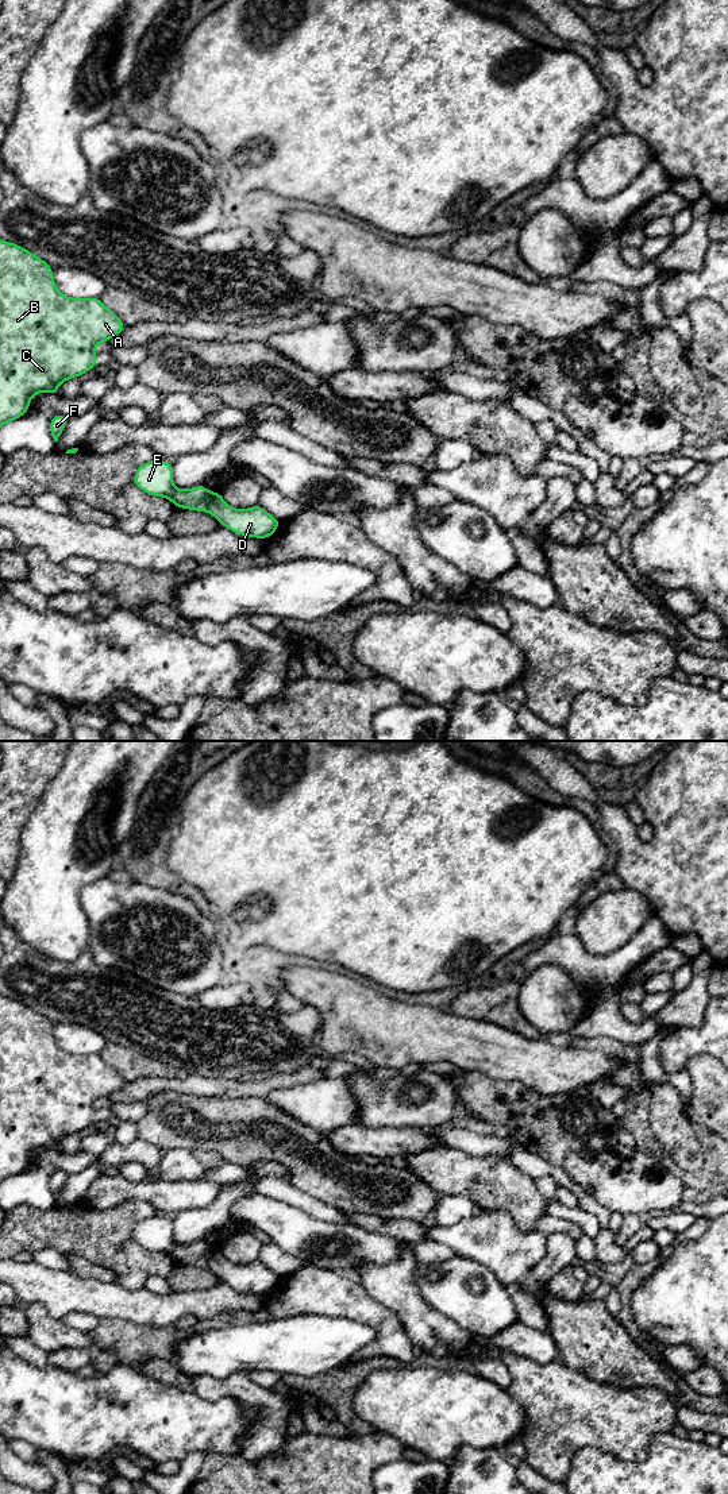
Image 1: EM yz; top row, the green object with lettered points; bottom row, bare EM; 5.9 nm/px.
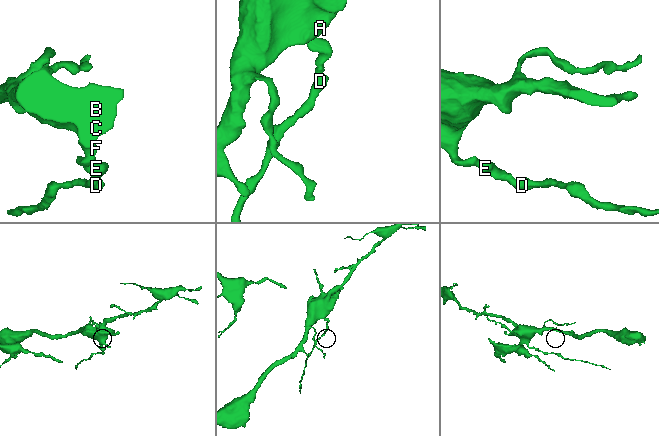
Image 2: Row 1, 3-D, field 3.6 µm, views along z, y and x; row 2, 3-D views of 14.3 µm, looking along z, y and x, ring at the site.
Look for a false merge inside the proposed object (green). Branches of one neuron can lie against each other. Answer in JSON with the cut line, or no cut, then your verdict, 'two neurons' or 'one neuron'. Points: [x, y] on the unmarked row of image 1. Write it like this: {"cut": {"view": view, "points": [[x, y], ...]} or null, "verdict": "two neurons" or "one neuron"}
{"cut": {"view": "yz", "points": [[214, 1249], [205, 1266]]}, "verdict": "two neurons"}

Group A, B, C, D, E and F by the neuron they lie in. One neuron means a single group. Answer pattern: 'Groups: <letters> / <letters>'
Groups: A B C E F / D

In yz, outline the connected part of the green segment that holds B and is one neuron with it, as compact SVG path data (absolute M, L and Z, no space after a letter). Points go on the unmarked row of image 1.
M0 995L0 1184L28 1166L36 1149L58 1151L58 1142L97 1123L95 1103L122 1089L127 1081L100 1053L72 1054L55 1042L53 1023L16 999Z

